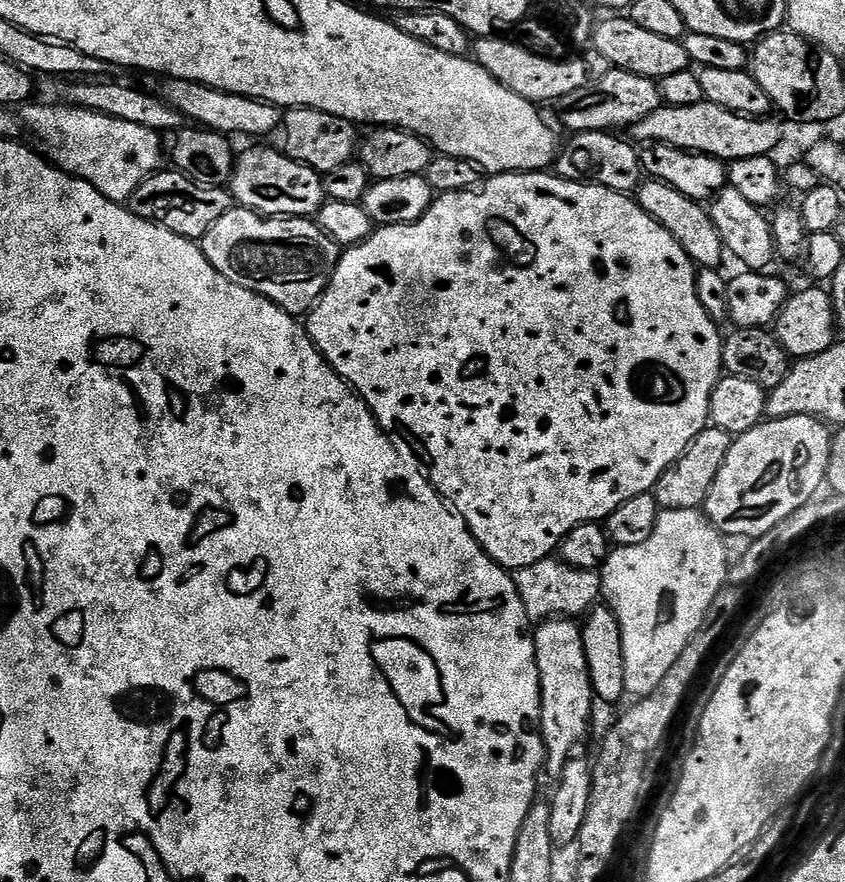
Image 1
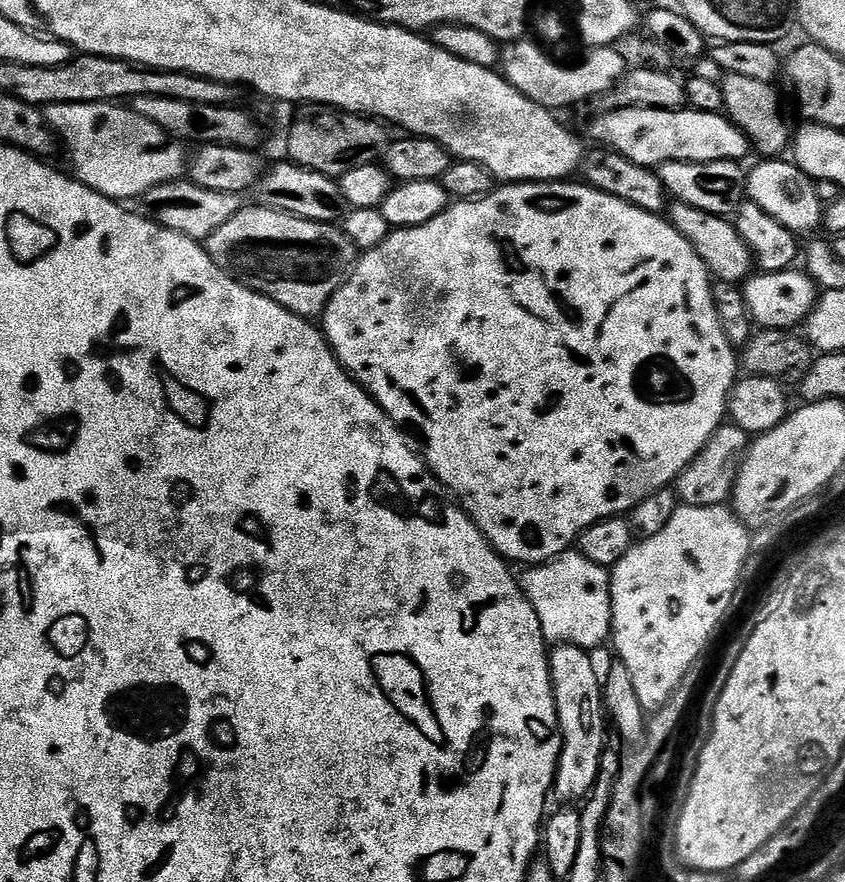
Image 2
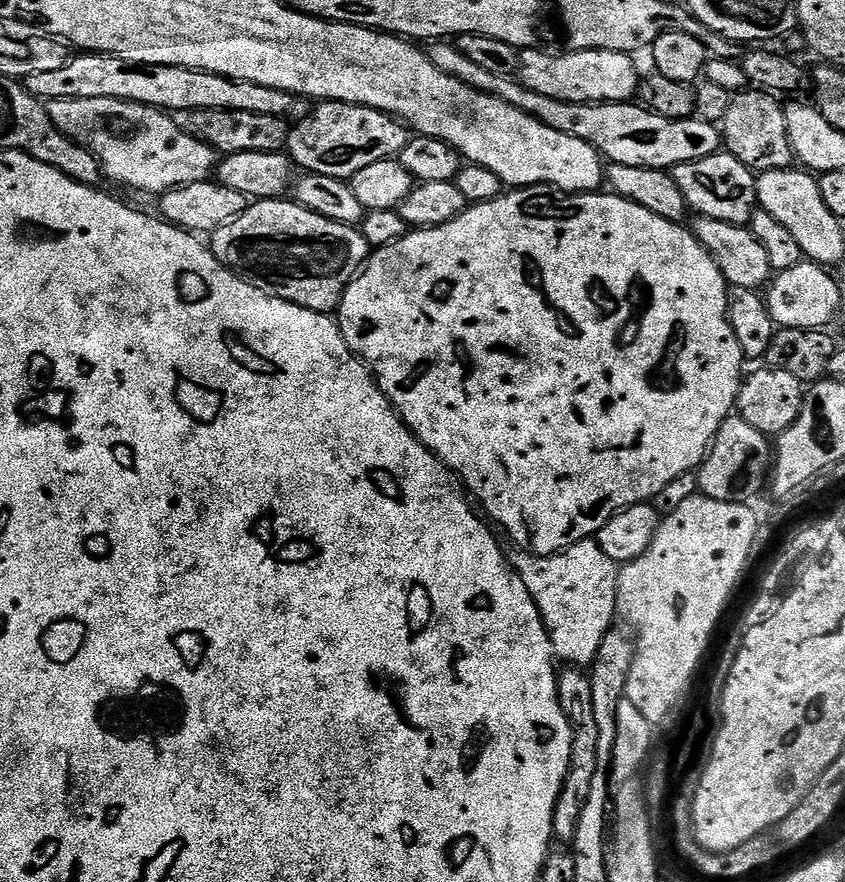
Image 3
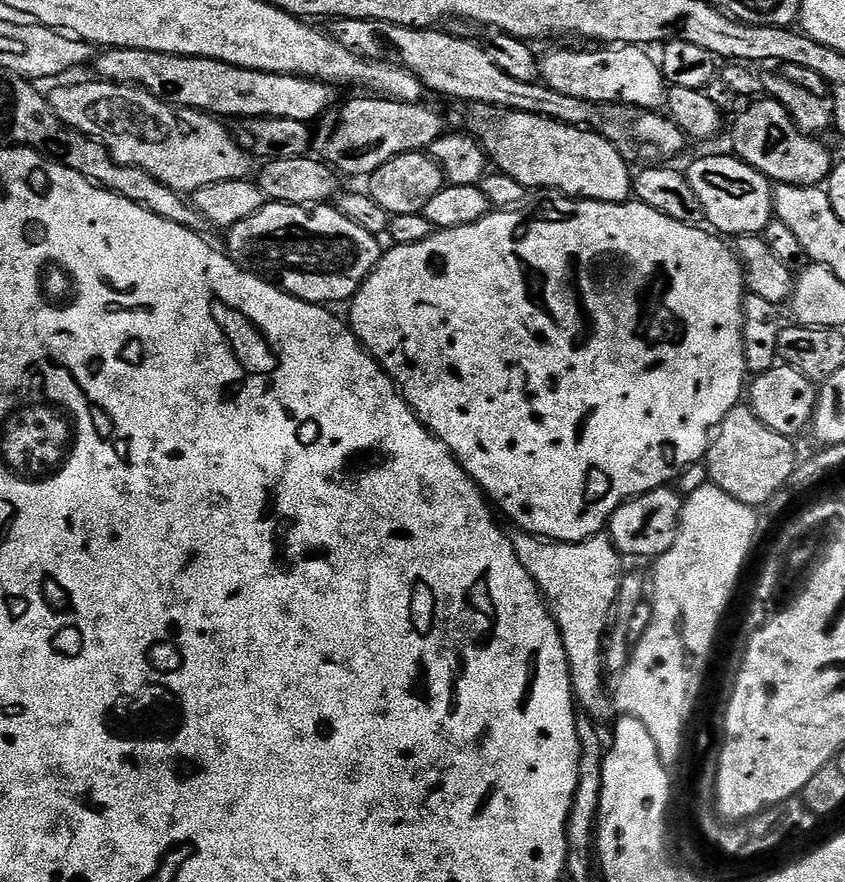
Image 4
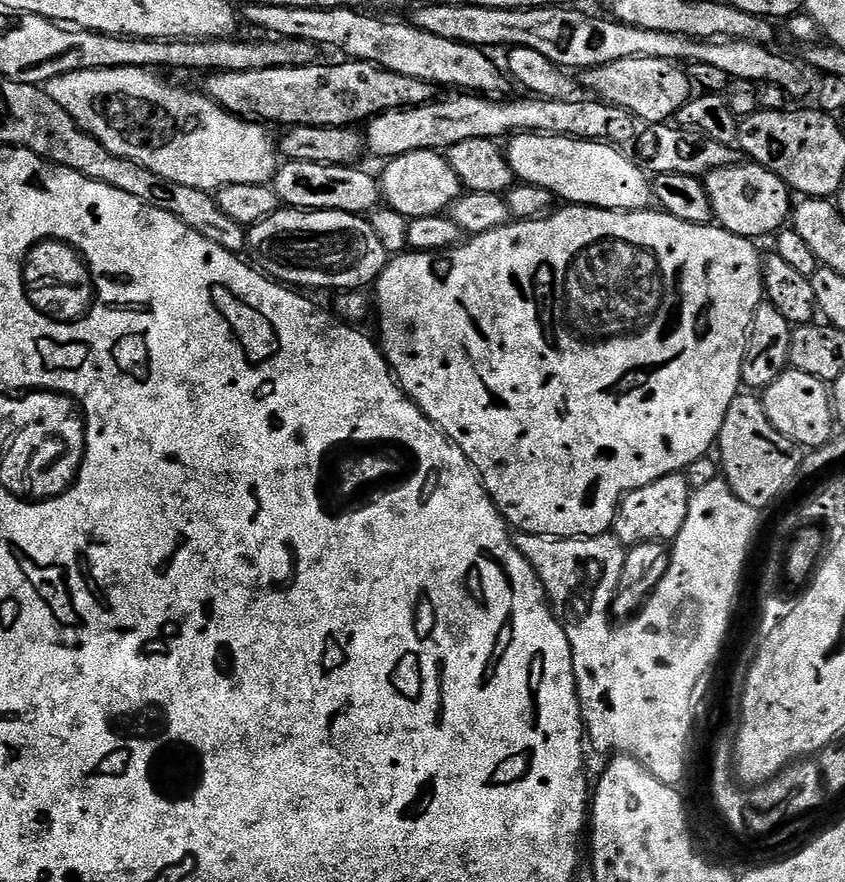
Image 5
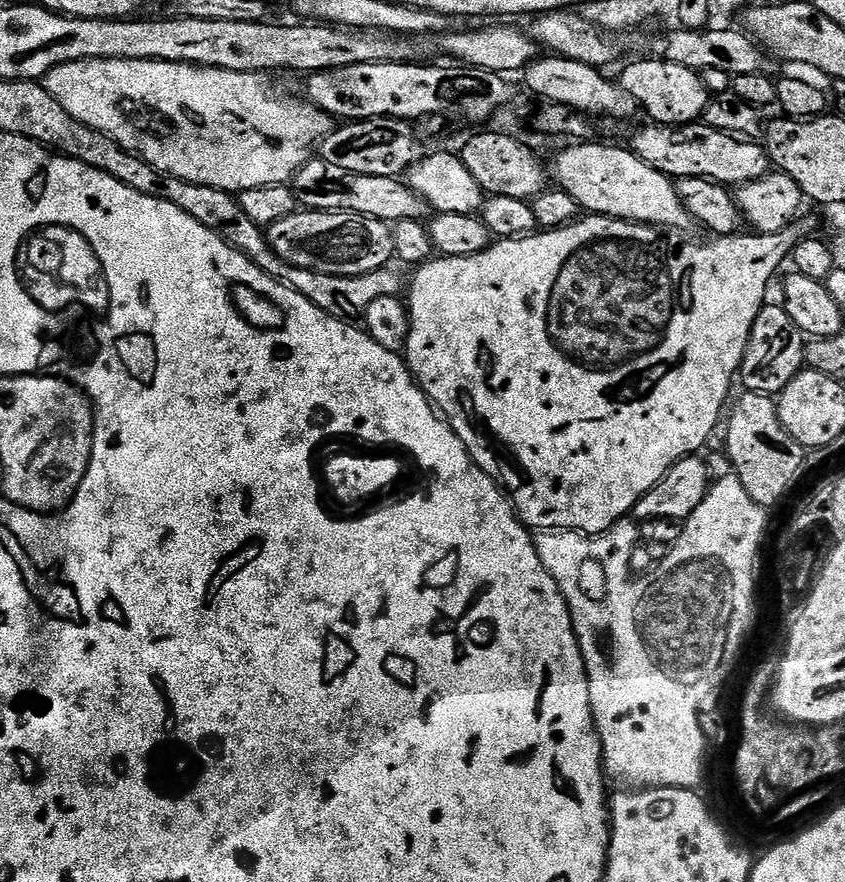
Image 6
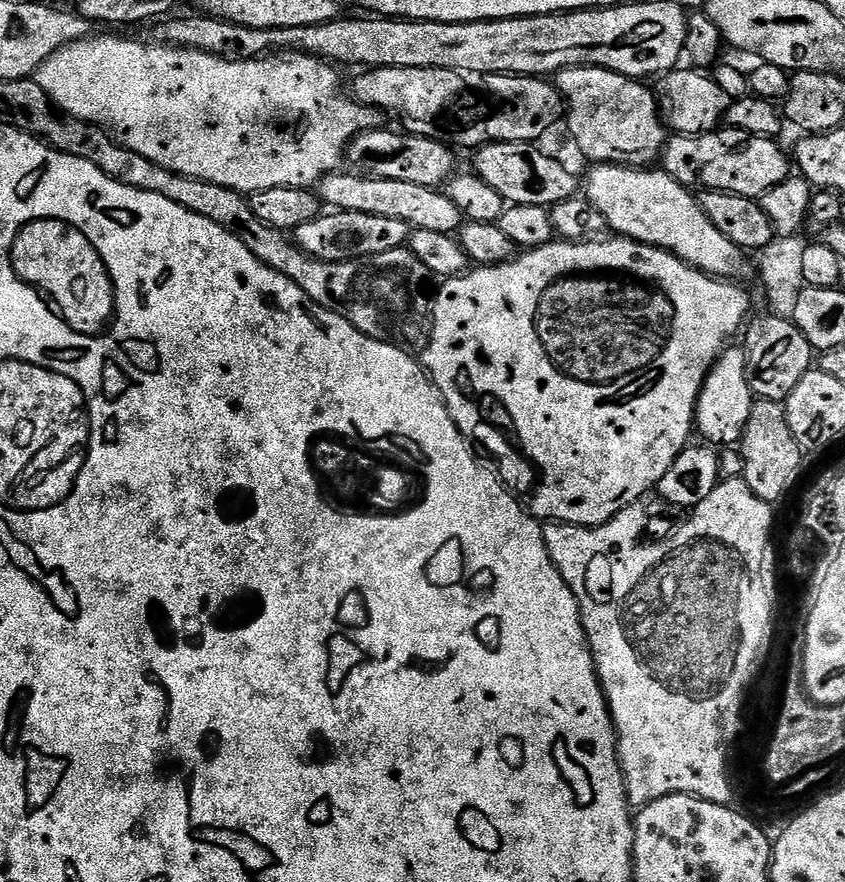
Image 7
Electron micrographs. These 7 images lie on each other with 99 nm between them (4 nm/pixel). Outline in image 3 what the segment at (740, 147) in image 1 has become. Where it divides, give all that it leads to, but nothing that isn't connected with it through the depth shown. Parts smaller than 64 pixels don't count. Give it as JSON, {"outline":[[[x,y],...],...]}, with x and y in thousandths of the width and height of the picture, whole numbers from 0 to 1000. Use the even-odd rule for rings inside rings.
{"outline":[[[516,48],[505,56],[508,66],[524,82],[540,86],[548,95],[556,95],[568,104],[578,104],[581,109],[593,109],[601,118],[607,118],[613,125],[618,125],[625,132],[630,132],[637,138],[651,143],[651,147],[660,147],[660,152],[675,152],[675,156],[689,156],[698,166],[703,166],[716,183],[735,186],[736,188],[760,188],[761,190],[783,190],[794,193],[801,186],[821,184],[837,177],[846,177],[854,168],[854,150],[851,144],[834,136],[794,136],[781,132],[766,121],[756,122],[753,116],[737,118],[690,118],[689,116],[665,116],[665,111],[646,111],[646,107],[637,107],[627,102],[614,90],[580,84],[580,79],[570,79],[570,75],[559,70],[551,61],[544,59],[543,53],[535,48]]]}

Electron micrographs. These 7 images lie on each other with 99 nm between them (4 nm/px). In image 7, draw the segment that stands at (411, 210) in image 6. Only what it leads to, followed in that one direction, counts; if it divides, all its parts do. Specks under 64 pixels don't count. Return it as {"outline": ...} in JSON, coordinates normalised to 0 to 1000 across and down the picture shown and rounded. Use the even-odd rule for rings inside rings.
{"outline":[[[399,193],[383,198],[372,217],[389,237],[404,240],[427,240],[428,243],[447,243],[447,247],[471,247],[471,252],[480,252],[488,261],[514,261],[517,265],[534,268],[543,264],[550,247],[533,229],[527,217],[509,211],[493,211],[490,206],[466,206],[465,204],[446,204],[431,197],[406,200]]]}

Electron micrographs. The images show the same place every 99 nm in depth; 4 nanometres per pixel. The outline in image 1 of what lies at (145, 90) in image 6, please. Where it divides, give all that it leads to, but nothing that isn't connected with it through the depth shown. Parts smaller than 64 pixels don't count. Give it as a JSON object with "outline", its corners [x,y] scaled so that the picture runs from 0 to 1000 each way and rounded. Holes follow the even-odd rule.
{"outline":[[[34,116],[26,122],[26,141],[38,149],[43,158],[41,167],[58,186],[66,187],[75,195],[90,200],[93,204],[107,206],[128,227],[149,229],[163,215],[163,211],[191,194],[196,181],[196,163],[191,151],[178,147],[173,143],[163,143],[159,138],[144,138],[144,134],[130,134],[120,127],[85,122],[80,118],[59,118],[56,116]]]}

